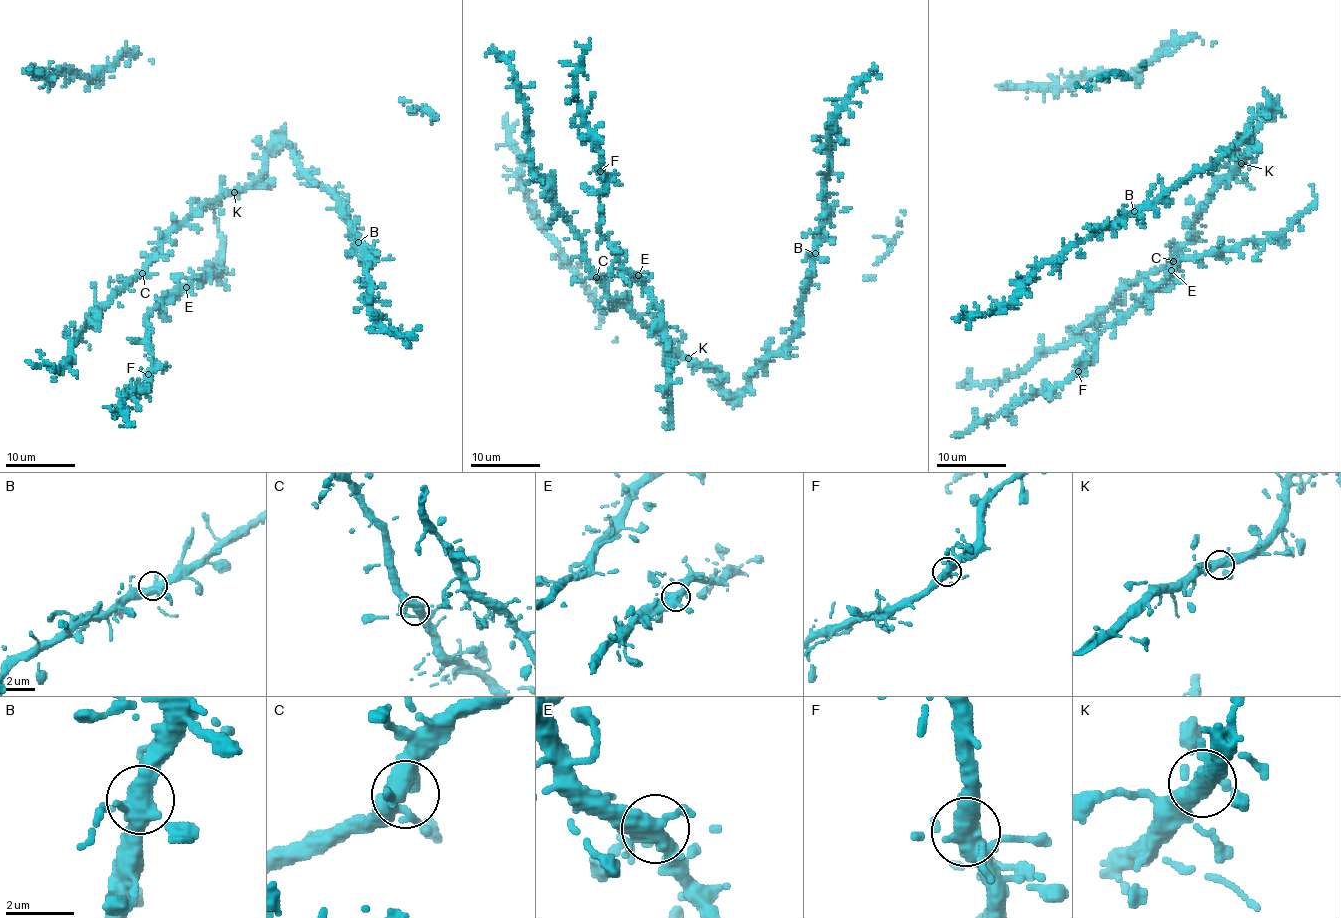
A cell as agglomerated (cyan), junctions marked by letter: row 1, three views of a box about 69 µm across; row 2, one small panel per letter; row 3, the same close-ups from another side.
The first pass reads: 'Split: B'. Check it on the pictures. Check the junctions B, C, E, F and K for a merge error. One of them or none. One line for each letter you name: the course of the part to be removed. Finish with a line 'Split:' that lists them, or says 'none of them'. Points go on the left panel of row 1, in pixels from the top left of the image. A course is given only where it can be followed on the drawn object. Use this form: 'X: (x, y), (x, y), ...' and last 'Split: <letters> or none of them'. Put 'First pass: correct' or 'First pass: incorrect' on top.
First pass: incorrect
Split: none of them

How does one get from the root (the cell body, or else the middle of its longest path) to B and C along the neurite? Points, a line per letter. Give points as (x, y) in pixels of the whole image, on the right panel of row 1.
B: (1246, 155), (1255, 129), (1273, 110), (1271, 108), (1259, 116), (1248, 132), (1209, 166), (1193, 171), (1134, 211)
C: (1246, 155), (1203, 205), (1195, 218), (1195, 233), (1173, 261)

